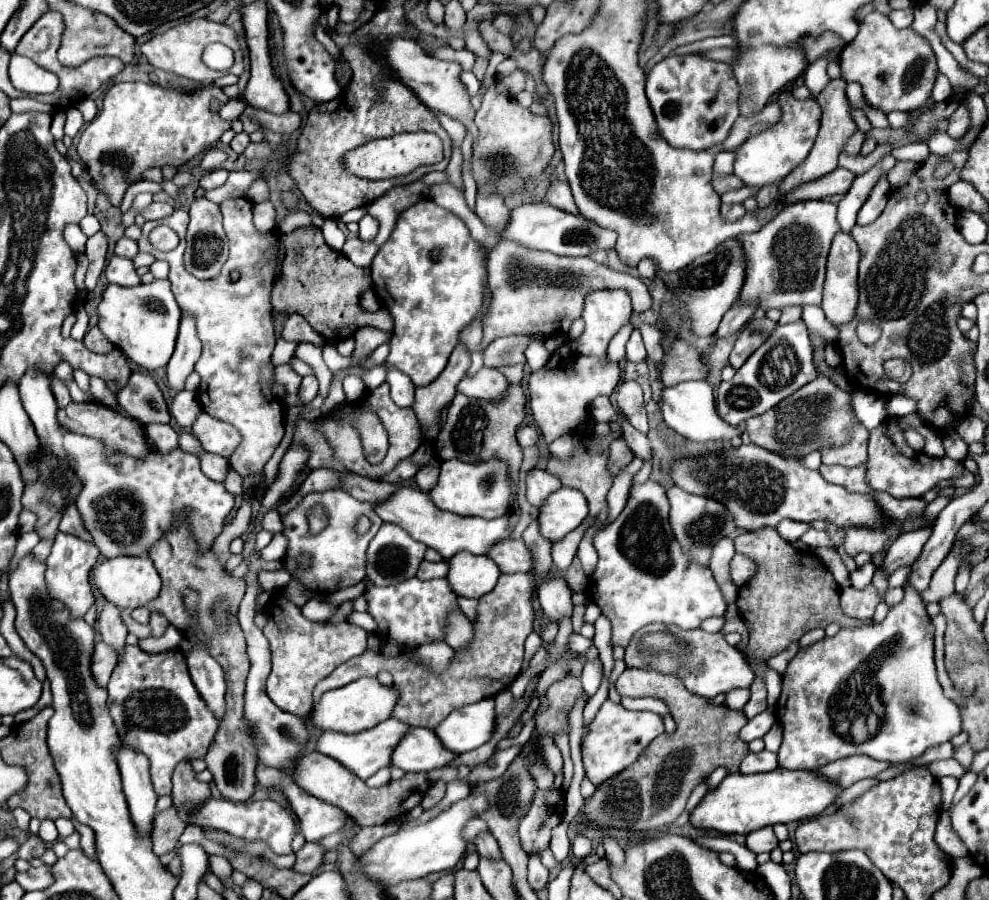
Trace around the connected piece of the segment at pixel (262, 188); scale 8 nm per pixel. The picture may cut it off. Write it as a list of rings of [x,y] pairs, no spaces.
[[[257,179],[245,193],[245,197],[251,201],[251,203],[257,203],[257,201],[265,201],[269,199],[269,187],[263,179]]]

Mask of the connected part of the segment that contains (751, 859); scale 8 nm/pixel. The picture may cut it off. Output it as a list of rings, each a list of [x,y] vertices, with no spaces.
[[[699,837],[697,843],[701,847],[709,847],[709,849],[715,849],[715,851],[727,851],[731,855],[735,855],[737,859],[737,867],[741,871],[753,871],[757,867],[757,861],[755,861],[755,853],[749,851],[745,845],[739,845],[739,843],[719,843],[719,841],[713,841],[717,837]]]

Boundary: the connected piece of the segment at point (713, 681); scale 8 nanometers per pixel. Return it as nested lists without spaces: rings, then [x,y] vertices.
[[[693,629],[693,631],[681,631],[683,639],[687,643],[693,645],[693,651],[687,655],[677,655],[677,657],[671,657],[665,661],[665,655],[661,657],[651,657],[649,663],[641,663],[641,653],[633,647],[637,645],[635,639],[631,639],[631,643],[627,645],[625,649],[625,663],[627,667],[637,667],[637,669],[651,669],[651,671],[659,671],[663,675],[679,675],[679,667],[685,665],[687,667],[687,675],[683,677],[683,683],[685,687],[699,695],[699,697],[705,697],[705,699],[711,699],[719,693],[727,693],[731,689],[737,689],[737,687],[749,687],[753,683],[753,677],[755,673],[751,671],[749,663],[745,661],[745,655],[737,649],[737,647],[731,647],[727,645],[727,641],[723,639],[721,633],[707,633],[703,629]]]

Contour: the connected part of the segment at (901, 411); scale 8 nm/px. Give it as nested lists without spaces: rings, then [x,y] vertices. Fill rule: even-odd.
[[[893,395],[887,403],[887,417],[905,417],[909,413],[915,413],[915,401],[905,395]]]

